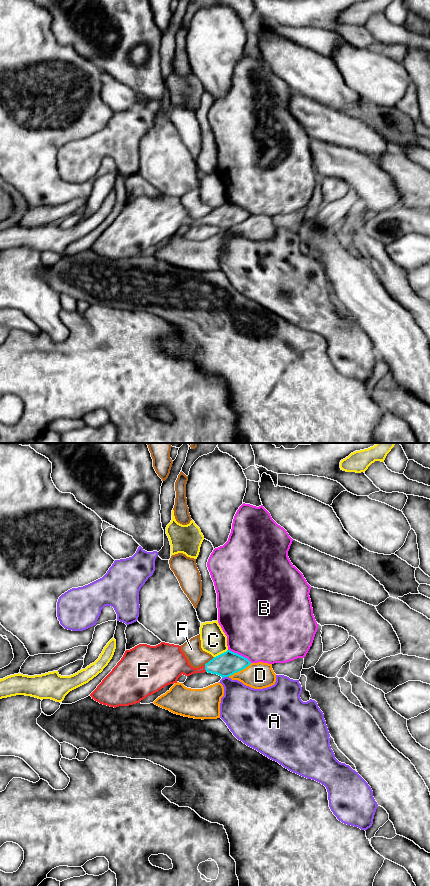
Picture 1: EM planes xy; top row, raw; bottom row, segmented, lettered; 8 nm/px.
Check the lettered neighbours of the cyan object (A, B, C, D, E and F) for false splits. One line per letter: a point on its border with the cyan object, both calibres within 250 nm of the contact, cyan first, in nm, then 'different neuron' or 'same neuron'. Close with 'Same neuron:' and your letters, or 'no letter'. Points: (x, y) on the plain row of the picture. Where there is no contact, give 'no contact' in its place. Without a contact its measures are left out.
A: meets cyan in xy at (225, 228); 190 nm thick on the cyan side, 300 nm on the other; different neuron
B: meets cyan in xy at (240, 207); 190 nm thick on the cyan side, 500 nm on the other; different neuron
C: meets cyan in xy at (220, 206); 190 nm thick on the cyan side, 200 nm on the other; different neuron
D: meets cyan in xy at (239, 222); 190 nm thick on the cyan side, 220 nm on the other; different neuron
E: meets cyan in xy at (205, 220); 190 nm thick on the cyan side, 200 nm on the other; same neuron
F: meets cyan in xy at (210, 212); 190 nm thick on the cyan side, 150 nm on the other; different neuron
Same neuron: E

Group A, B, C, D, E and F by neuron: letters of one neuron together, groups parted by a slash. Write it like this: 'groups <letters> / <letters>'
groups A / B / C / D / E / F

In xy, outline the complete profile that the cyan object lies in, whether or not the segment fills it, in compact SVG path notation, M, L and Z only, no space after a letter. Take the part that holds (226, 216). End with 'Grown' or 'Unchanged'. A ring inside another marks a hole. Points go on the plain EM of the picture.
M161 194L156 198L139 196L126 202L121 212L90 246L92 251L110 259L140 255L167 237L177 235L183 226L208 224L229 229L251 214L230 202L205 217L193 220L181 198Z. Grown

